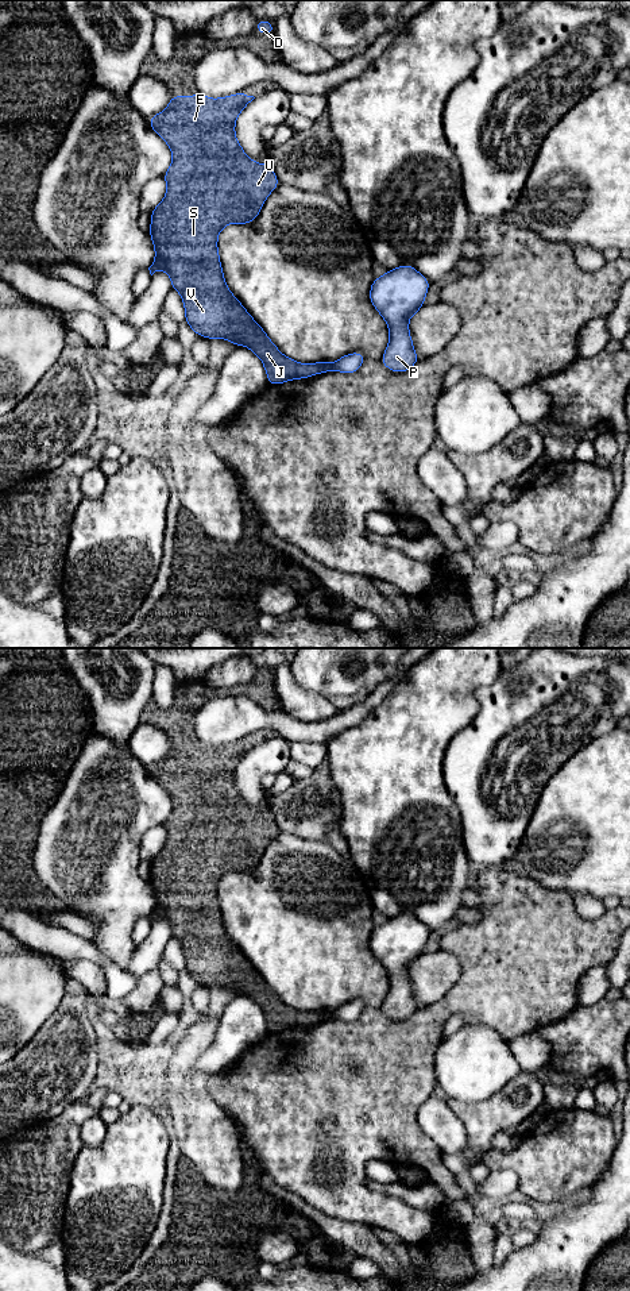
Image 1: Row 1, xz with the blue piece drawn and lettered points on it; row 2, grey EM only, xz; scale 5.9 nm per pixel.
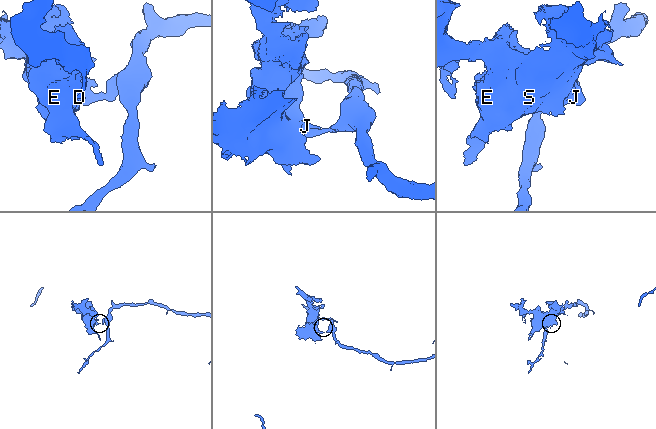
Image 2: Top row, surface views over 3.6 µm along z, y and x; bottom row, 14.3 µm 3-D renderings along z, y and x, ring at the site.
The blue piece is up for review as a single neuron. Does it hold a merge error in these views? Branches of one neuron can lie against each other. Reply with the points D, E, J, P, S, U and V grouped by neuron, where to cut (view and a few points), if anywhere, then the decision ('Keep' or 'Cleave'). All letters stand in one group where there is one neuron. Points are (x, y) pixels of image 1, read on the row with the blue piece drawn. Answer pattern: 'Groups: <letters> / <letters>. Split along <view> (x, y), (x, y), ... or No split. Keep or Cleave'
Groups: D E J S U V / P. Split along xz (333, 363), (335, 369). Cleave

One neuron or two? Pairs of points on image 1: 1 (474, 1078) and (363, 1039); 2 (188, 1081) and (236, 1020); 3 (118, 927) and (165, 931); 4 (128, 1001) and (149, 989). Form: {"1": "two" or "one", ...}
{"1": "two", "2": "two", "3": "two", "4": "one"}

